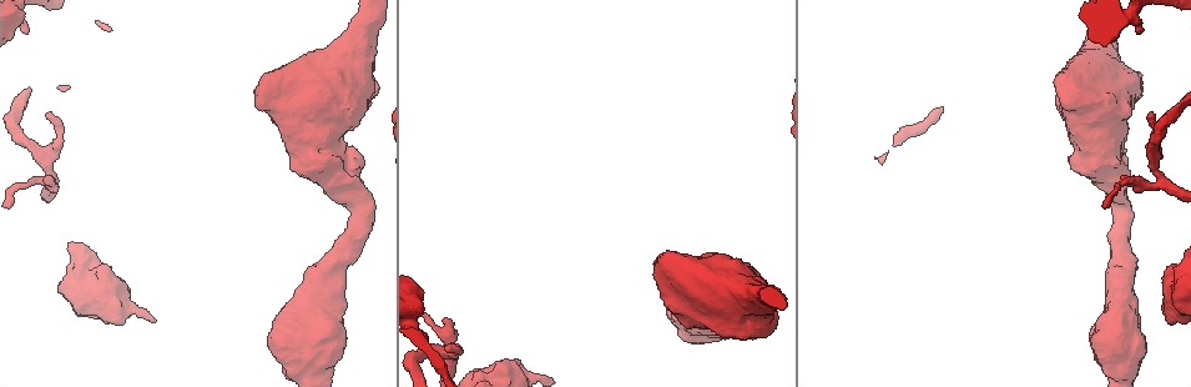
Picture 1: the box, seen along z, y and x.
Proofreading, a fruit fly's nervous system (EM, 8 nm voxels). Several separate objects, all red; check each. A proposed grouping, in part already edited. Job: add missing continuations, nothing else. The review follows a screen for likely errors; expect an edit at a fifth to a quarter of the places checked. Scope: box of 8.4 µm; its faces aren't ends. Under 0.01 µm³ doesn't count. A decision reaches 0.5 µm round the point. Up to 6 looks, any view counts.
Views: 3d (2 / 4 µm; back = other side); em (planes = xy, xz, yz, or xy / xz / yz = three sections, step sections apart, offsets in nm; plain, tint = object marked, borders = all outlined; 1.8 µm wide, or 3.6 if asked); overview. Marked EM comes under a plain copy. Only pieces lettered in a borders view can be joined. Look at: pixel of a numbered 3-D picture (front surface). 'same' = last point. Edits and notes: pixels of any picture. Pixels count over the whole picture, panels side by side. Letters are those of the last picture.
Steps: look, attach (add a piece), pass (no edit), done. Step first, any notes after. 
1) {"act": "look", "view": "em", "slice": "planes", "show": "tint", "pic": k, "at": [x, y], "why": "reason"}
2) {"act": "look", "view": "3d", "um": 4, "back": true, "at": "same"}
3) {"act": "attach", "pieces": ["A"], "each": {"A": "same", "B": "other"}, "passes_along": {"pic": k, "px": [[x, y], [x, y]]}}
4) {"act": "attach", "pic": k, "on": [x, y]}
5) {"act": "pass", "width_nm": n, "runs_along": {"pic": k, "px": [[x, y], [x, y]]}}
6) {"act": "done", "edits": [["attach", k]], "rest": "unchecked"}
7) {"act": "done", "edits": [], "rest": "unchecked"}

{"act": "look", "view": "3d", "um": 4, "pic": 1, "at": [313, 352], "why": "sudden change in width"}

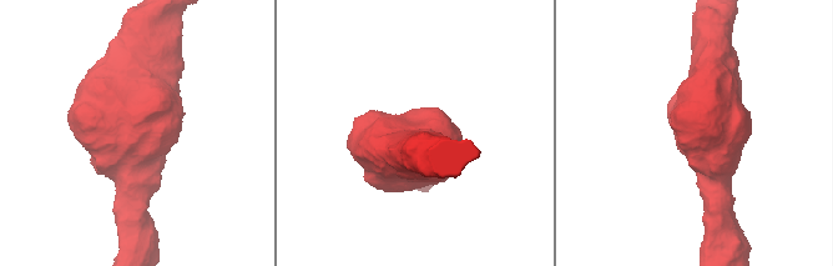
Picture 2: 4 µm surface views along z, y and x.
{"act": "look", "view": "em", "slice": "planes", "show": "borders", "pic": 2, "at": [136, 131]}

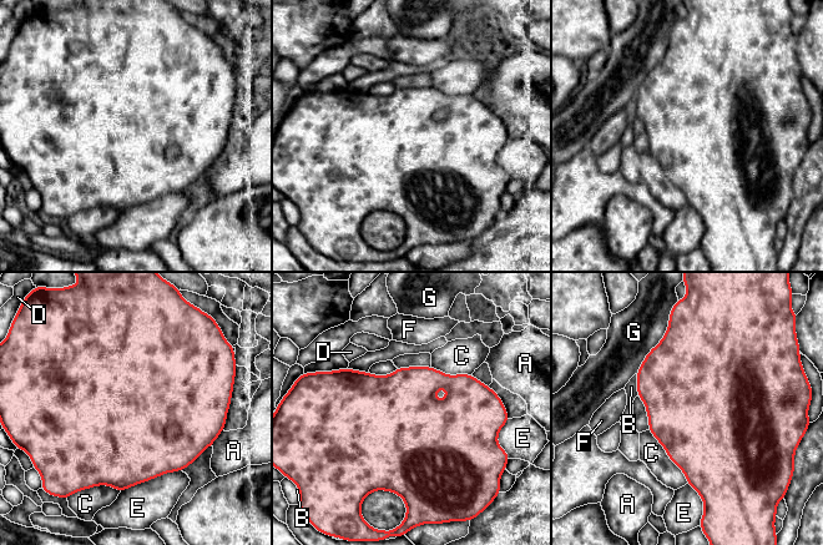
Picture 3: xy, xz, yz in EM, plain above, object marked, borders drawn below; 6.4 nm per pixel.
{"act": "pass", "width_nm": 650, "longest_contact_nm": ["C", 440], "each": {"A": "other", "B": "other", "C": "other", "D": "other", "E": "other", "F": "other", "G": "other"}, "found": "none of them fits"}

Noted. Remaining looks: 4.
{"act": "look", "view": "em", "um": 3.6, "slice": "planes", "show": "borders", "pic": 1, "at": [341, 178]}

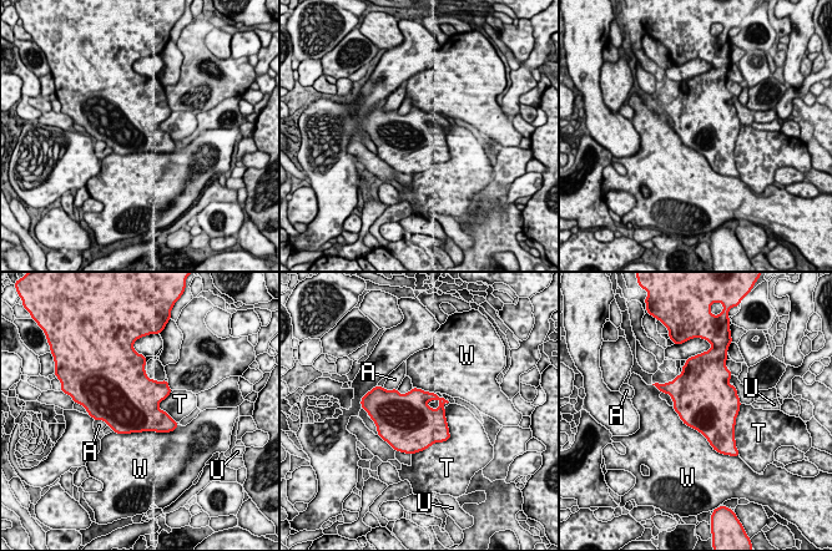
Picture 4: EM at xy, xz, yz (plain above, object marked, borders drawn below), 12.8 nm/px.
{"act": "pass", "longest_contact_nm": ["W", 850], "each": {"A": "other", "T": "other", "U": "other", "W": "other"}, "border": {"pic": 4, "px": [[178, 425], [170, 431], [112, 431]]}, "found": "no lettered piece goes on from it"}

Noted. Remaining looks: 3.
{"act": "look", "view": "em", "um": 3.6, "slice": "planes", "show": "borders", "pic": 1, "at": [47, 115], "why": "tapers out"}

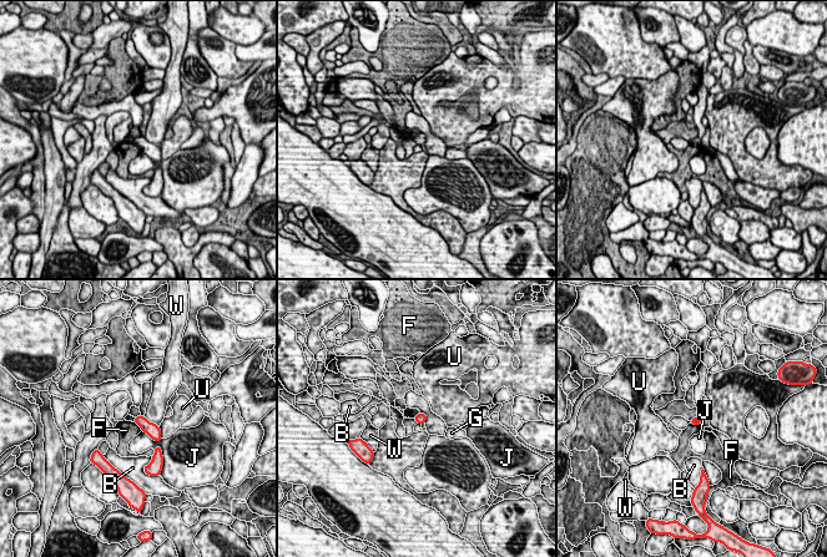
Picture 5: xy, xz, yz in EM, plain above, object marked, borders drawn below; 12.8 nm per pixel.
{"act": "pass", "each": {"B": "other", "F": "other", "G": "other", "J": "other", "U": "other", "W": "other"}, "border": {"pic": 5, "px": [[690, 423], [700, 425]]}, "found": "none of them fits"}

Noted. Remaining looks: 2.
{"act": "done", "edits": [], "rest": "unchecked"}

